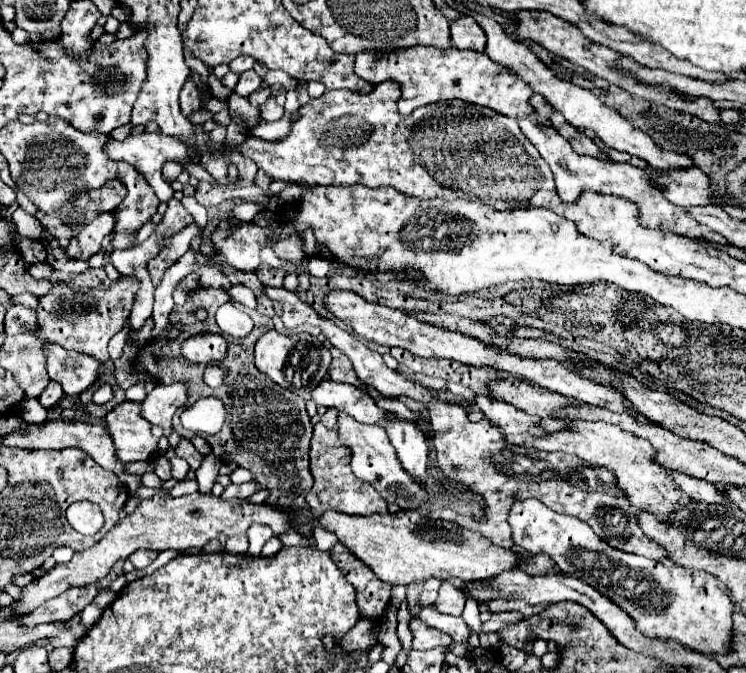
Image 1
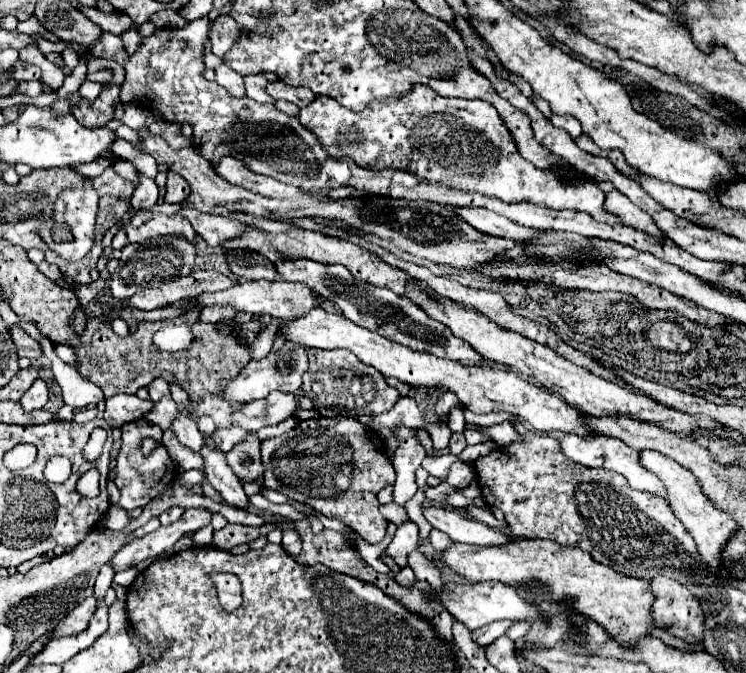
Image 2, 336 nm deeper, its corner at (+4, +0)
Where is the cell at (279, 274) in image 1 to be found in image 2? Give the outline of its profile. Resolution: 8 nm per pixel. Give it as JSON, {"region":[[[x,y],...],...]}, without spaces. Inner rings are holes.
{"region":[[[234,249],[234,251],[226,253],[226,261],[228,261],[230,271],[234,275],[238,275],[240,279],[249,281],[260,279],[274,281],[277,279],[278,273],[275,264],[269,260],[265,264],[261,264],[260,257],[264,257],[264,255],[254,253],[254,251],[246,251],[246,249]]]}

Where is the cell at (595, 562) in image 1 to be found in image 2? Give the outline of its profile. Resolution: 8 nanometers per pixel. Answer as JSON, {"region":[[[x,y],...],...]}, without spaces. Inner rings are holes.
{"region":[[[656,577],[652,579],[652,585],[652,593],[656,595],[652,615],[658,627],[686,643],[702,645],[704,613],[700,609],[700,601],[674,579]]]}

